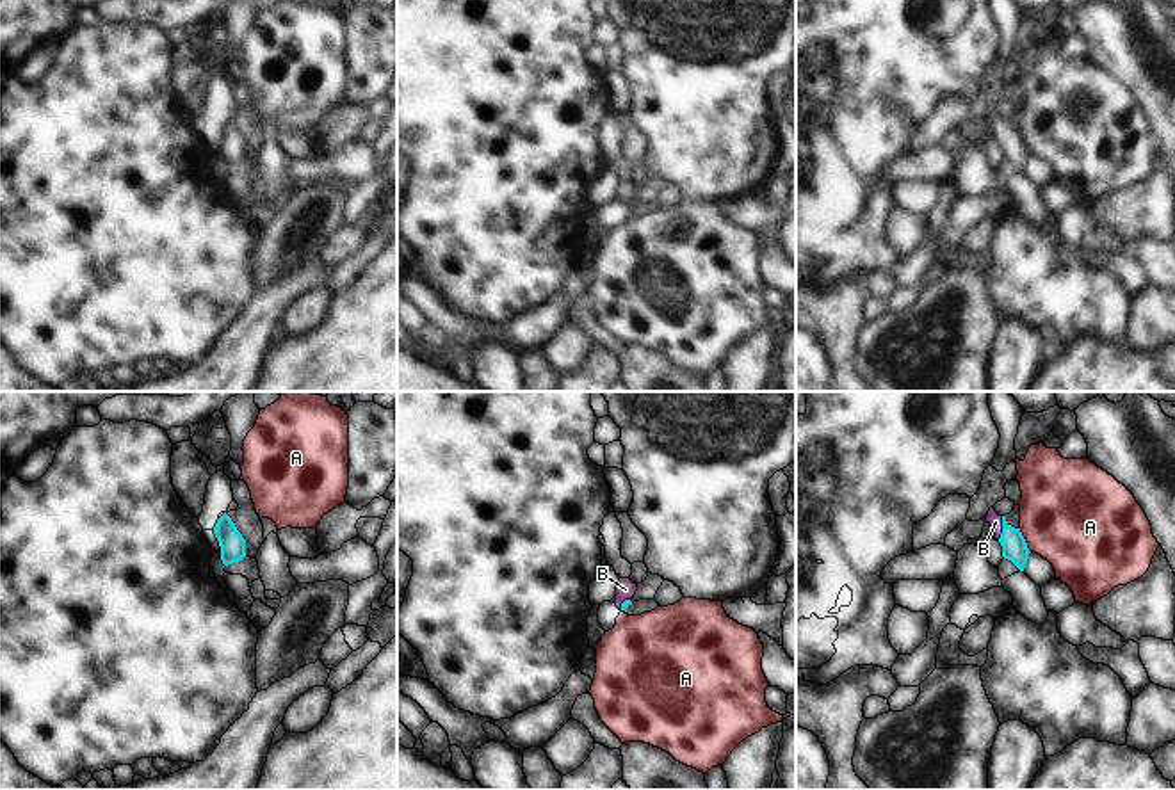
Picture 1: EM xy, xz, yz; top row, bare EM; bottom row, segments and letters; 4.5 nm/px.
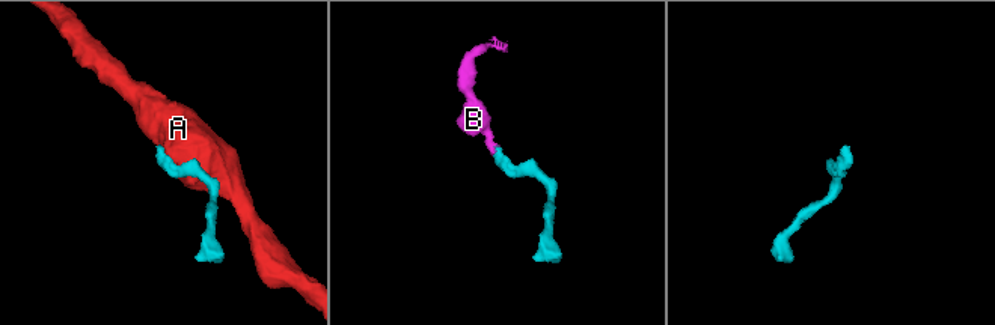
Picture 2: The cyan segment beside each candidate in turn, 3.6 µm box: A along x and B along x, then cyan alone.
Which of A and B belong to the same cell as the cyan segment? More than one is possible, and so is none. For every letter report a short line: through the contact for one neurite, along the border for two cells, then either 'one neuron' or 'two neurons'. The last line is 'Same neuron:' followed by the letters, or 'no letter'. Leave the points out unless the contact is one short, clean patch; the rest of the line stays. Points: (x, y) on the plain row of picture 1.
A: two neurons
B: line yz (1013, 146), (1003, 130), (996, 123); one neuron
Same neuron: B

